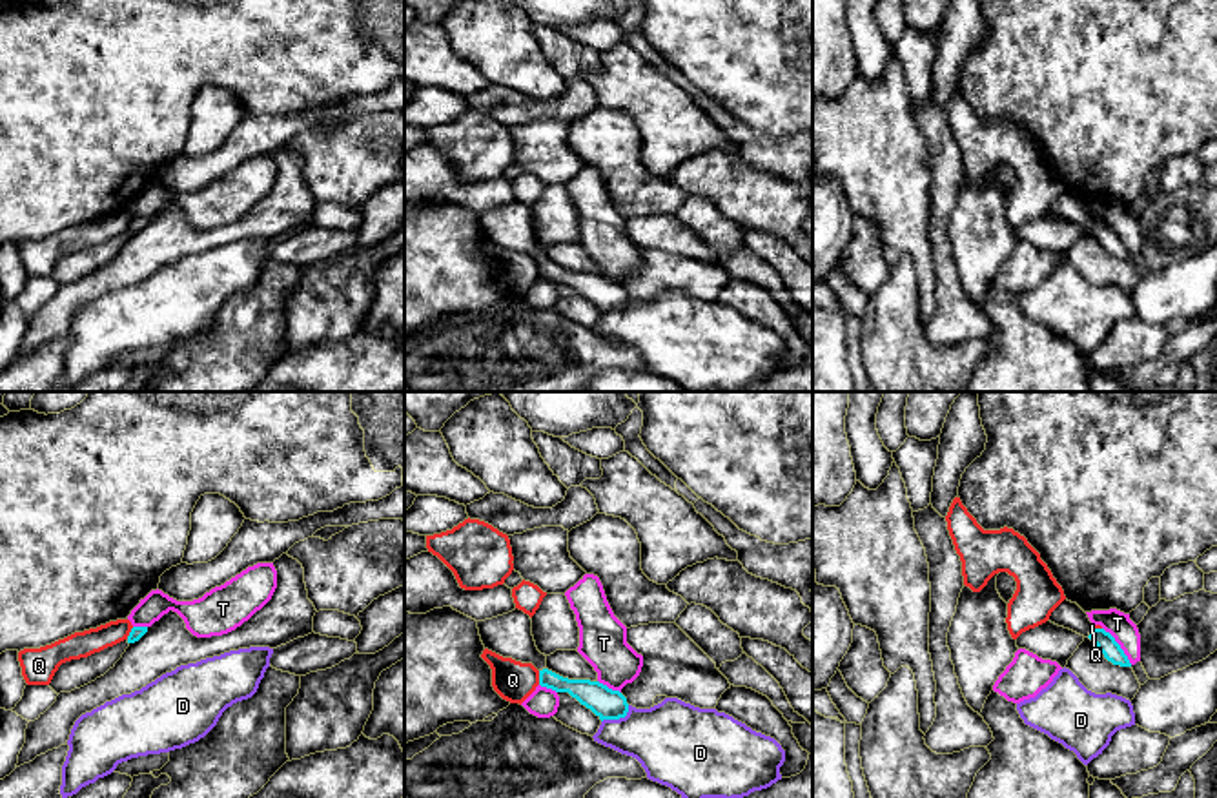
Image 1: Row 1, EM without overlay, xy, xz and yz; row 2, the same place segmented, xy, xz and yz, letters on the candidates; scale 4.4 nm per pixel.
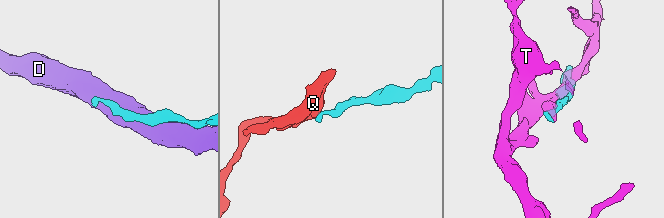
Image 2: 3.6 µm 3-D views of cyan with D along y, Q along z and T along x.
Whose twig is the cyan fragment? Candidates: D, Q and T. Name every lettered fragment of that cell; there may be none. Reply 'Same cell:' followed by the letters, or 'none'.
Same cell: none

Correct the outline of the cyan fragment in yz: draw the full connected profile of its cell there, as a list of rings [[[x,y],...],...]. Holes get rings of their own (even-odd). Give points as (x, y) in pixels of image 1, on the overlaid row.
[[[1064,599],[1049,616],[1051,623],[1069,629],[1084,638],[1089,638],[1108,661],[1120,667],[1131,667],[1128,656],[1104,629],[1093,629],[1088,614],[1077,605]]]

